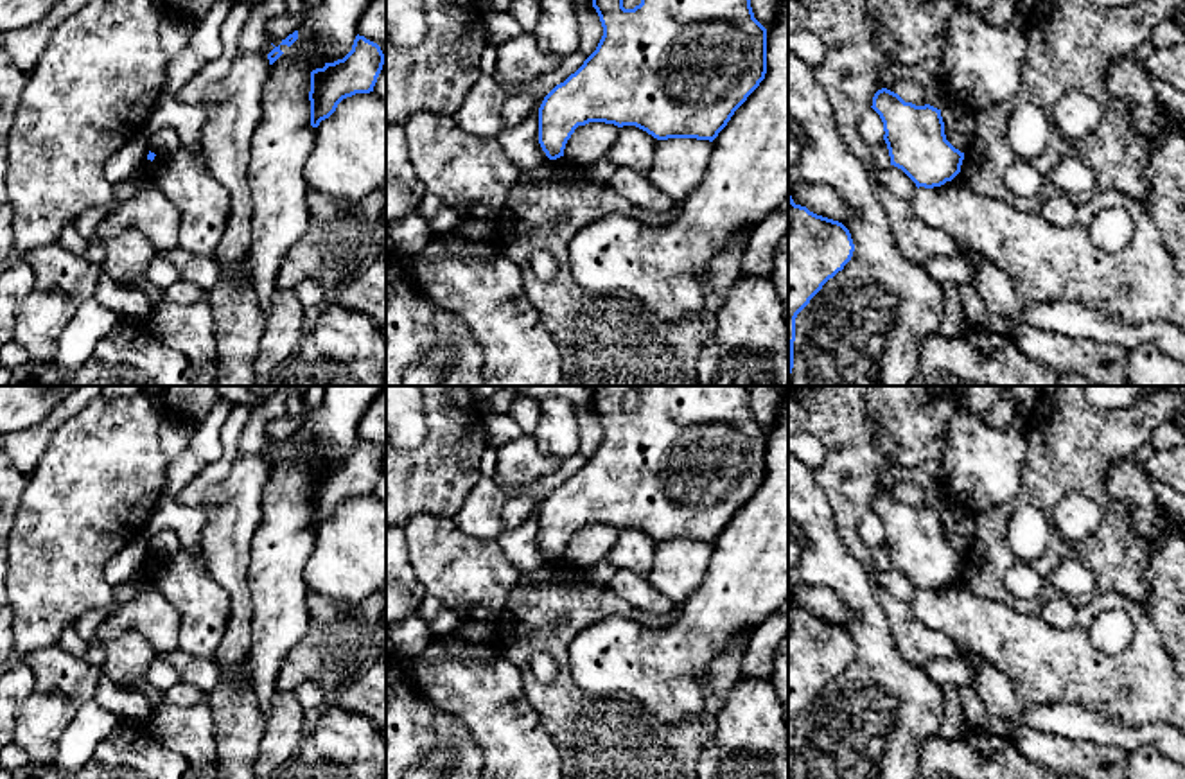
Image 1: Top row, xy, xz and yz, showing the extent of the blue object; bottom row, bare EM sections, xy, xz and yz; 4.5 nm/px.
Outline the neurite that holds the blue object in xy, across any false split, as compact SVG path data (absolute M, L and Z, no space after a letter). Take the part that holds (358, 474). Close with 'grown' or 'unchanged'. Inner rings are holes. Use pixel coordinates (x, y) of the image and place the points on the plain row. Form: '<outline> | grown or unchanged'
M356 438L352 452L334 465L311 474L311 528L318 530L338 506L356 495L370 495L384 467L381 449L364 438Z | unchanged

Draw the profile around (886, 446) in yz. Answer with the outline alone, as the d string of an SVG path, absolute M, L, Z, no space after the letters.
M871 418L871 429L874 434L874 443L878 447L878 451L882 452L883 458L887 458L889 461L894 461L896 454L898 454L898 445L892 438L889 438L878 425L878 422L874 418Z

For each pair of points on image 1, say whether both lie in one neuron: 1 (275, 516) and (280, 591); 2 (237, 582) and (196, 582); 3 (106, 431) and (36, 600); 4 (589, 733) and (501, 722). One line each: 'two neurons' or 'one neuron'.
1: one neuron
2: two neurons
3: one neuron
4: two neurons

